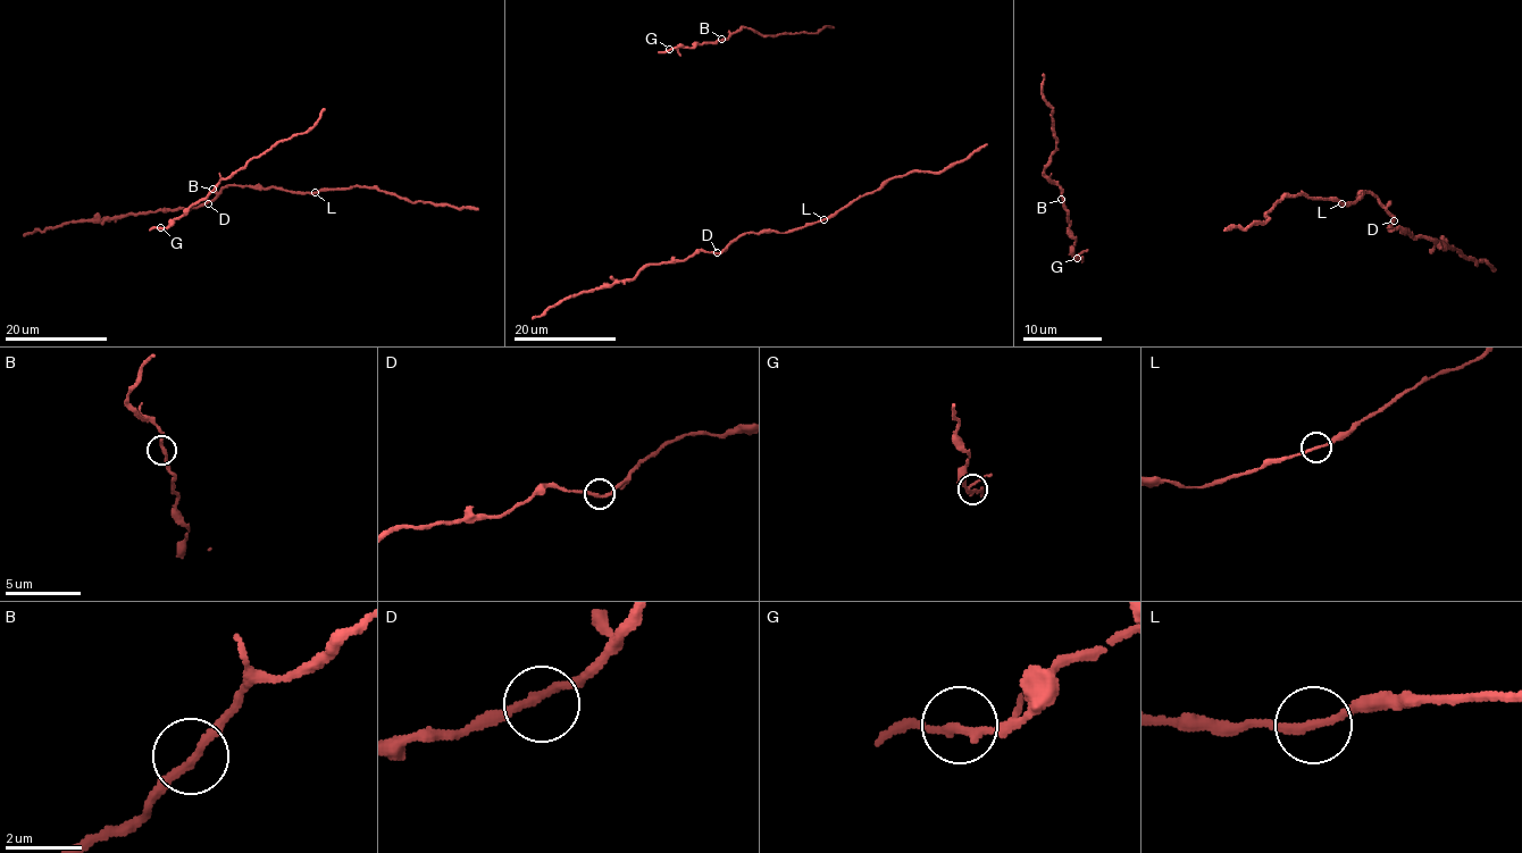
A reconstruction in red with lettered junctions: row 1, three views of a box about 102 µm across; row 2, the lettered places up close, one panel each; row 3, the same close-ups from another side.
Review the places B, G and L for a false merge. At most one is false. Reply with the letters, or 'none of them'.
none of them

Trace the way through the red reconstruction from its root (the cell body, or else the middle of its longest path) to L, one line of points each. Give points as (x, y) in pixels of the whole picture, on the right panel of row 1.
L: (1303, 194), (1336, 199), (1341, 205)

